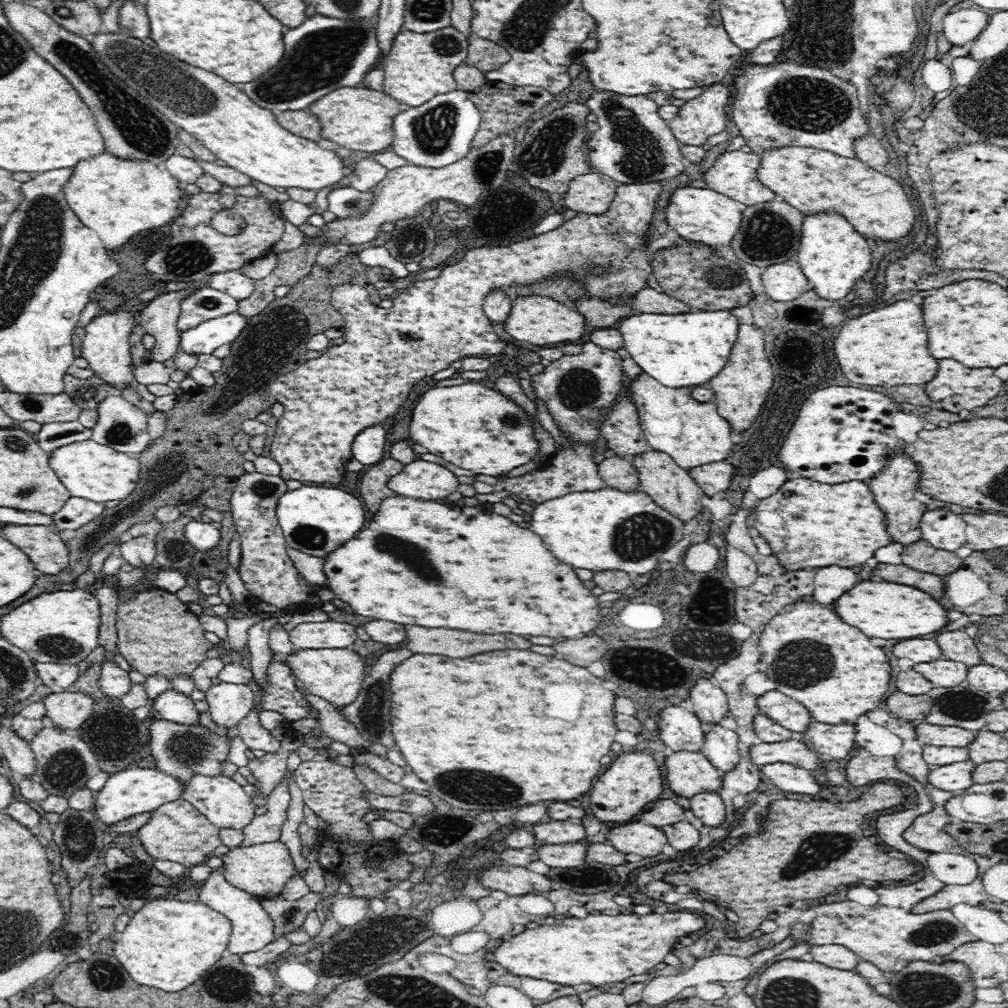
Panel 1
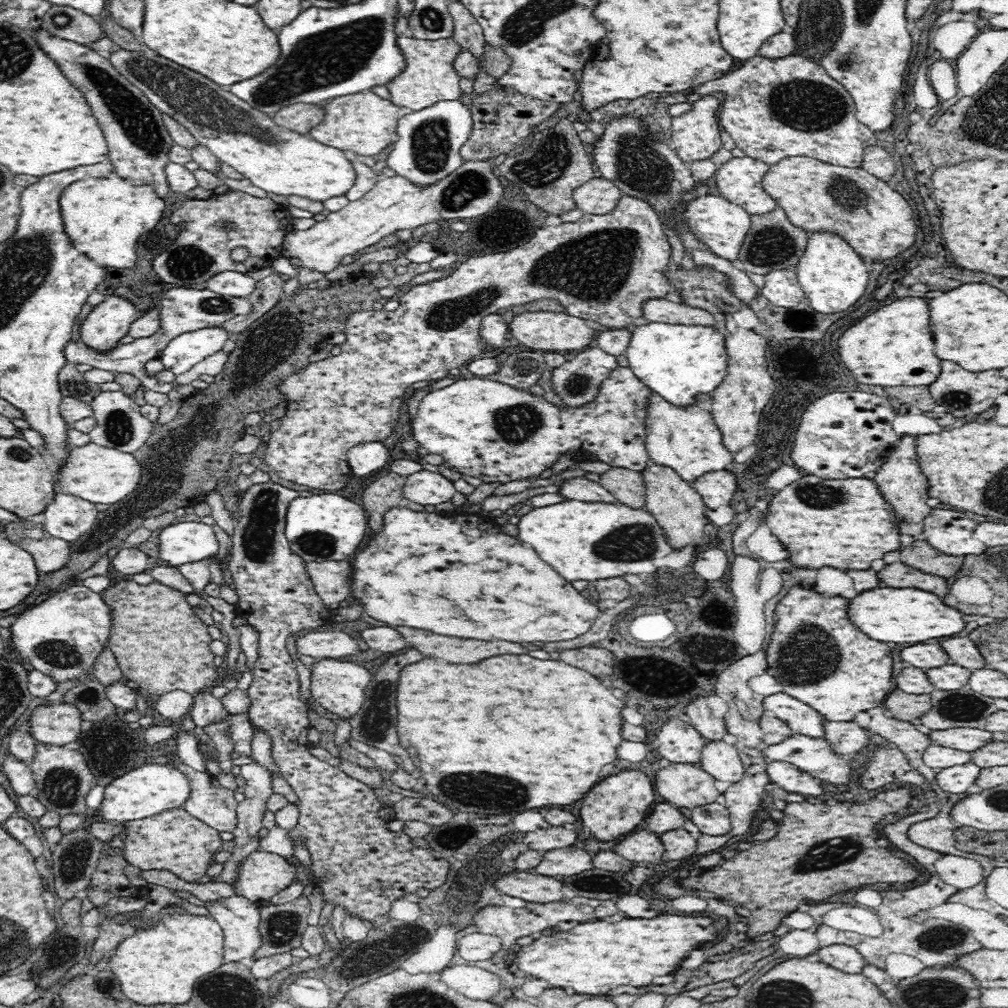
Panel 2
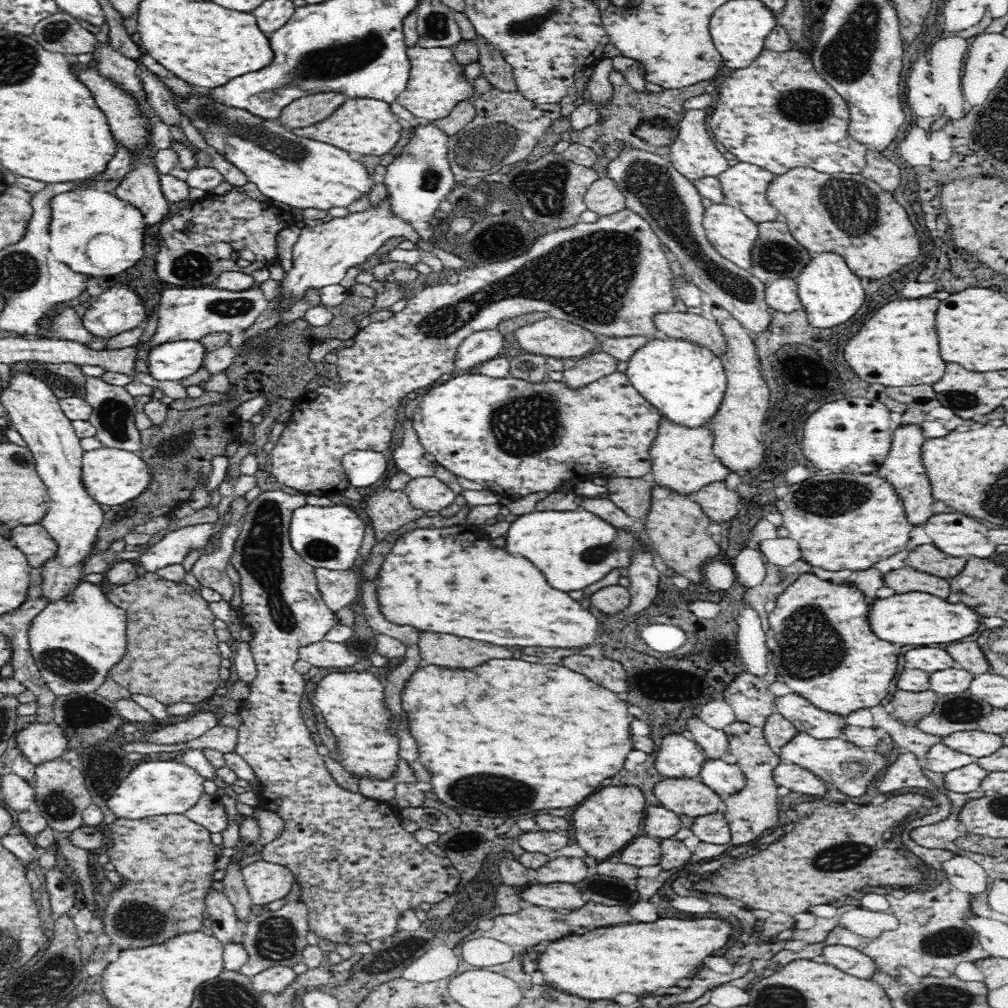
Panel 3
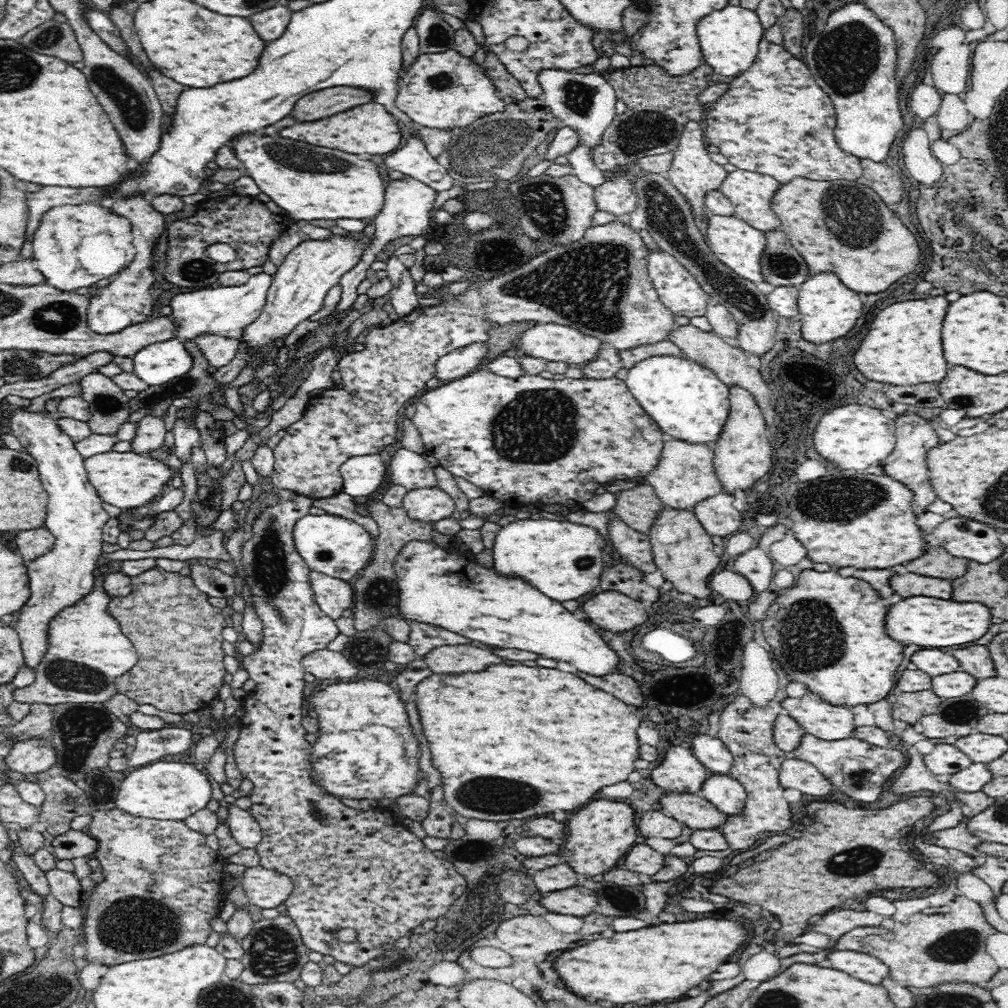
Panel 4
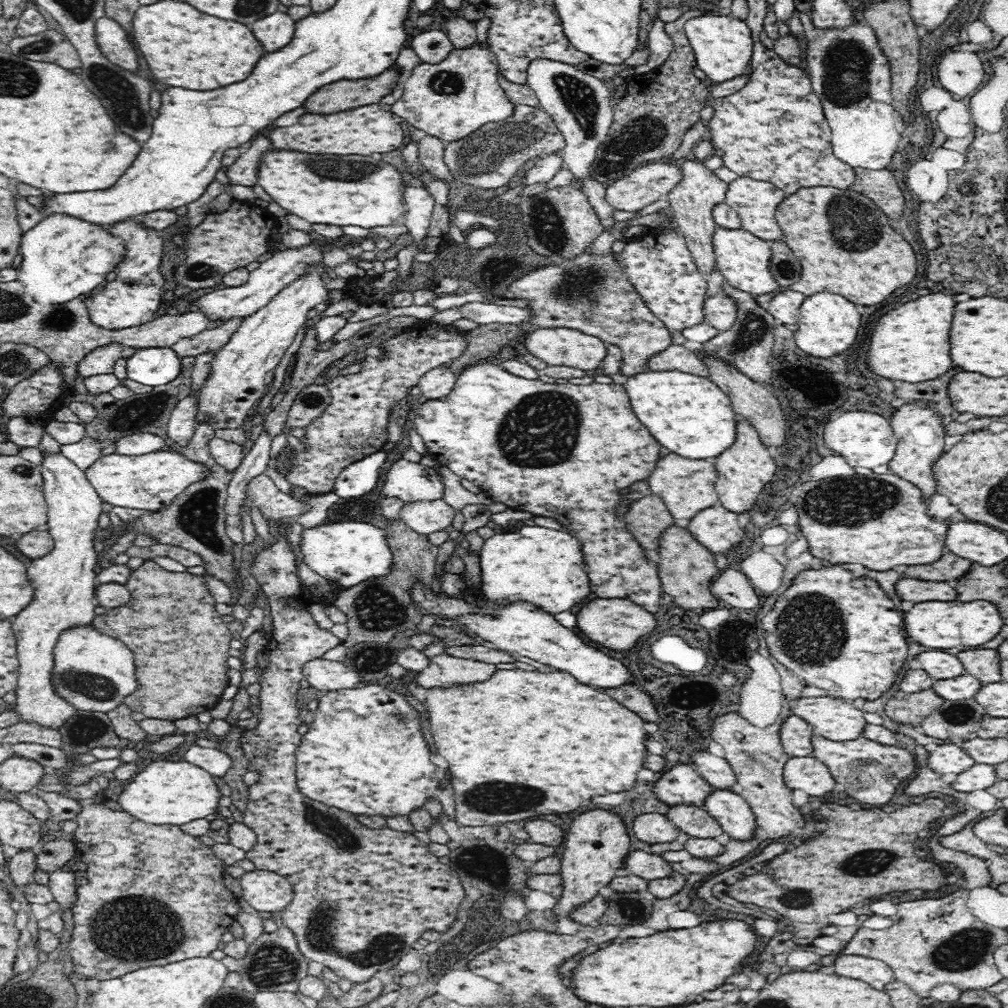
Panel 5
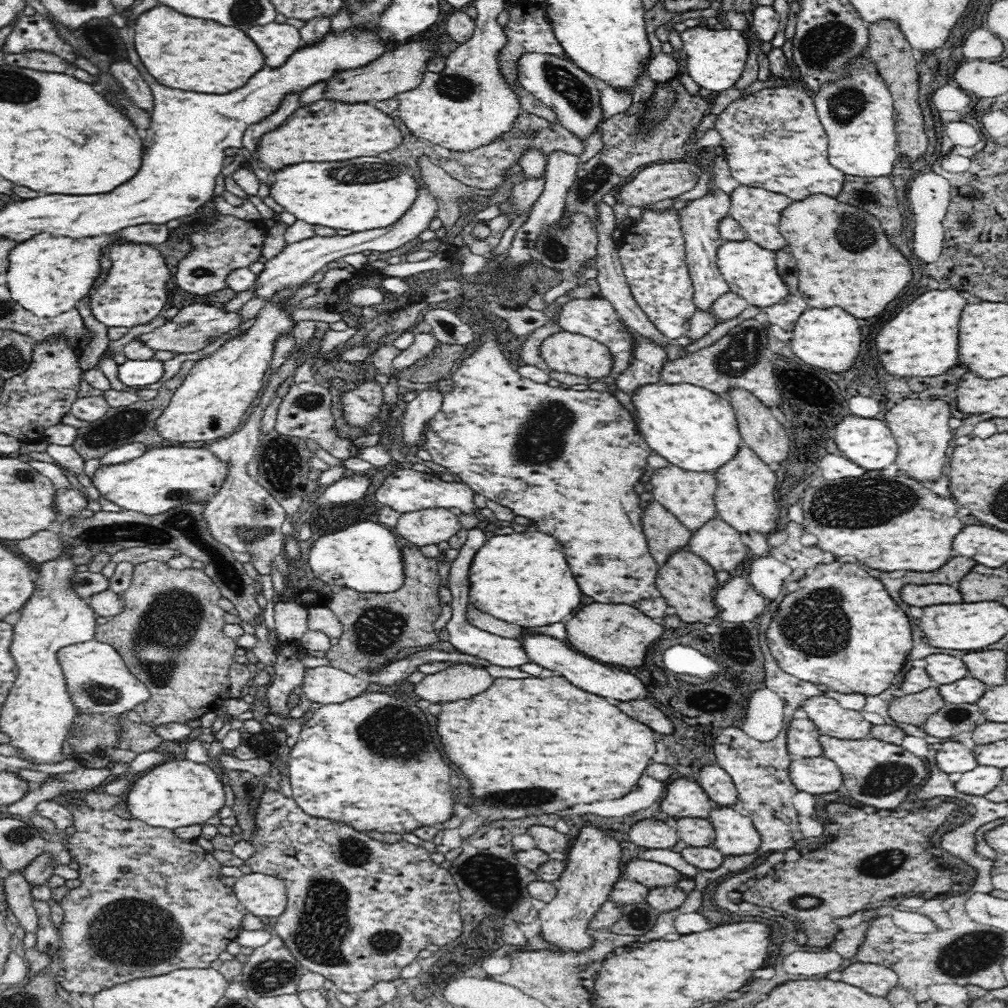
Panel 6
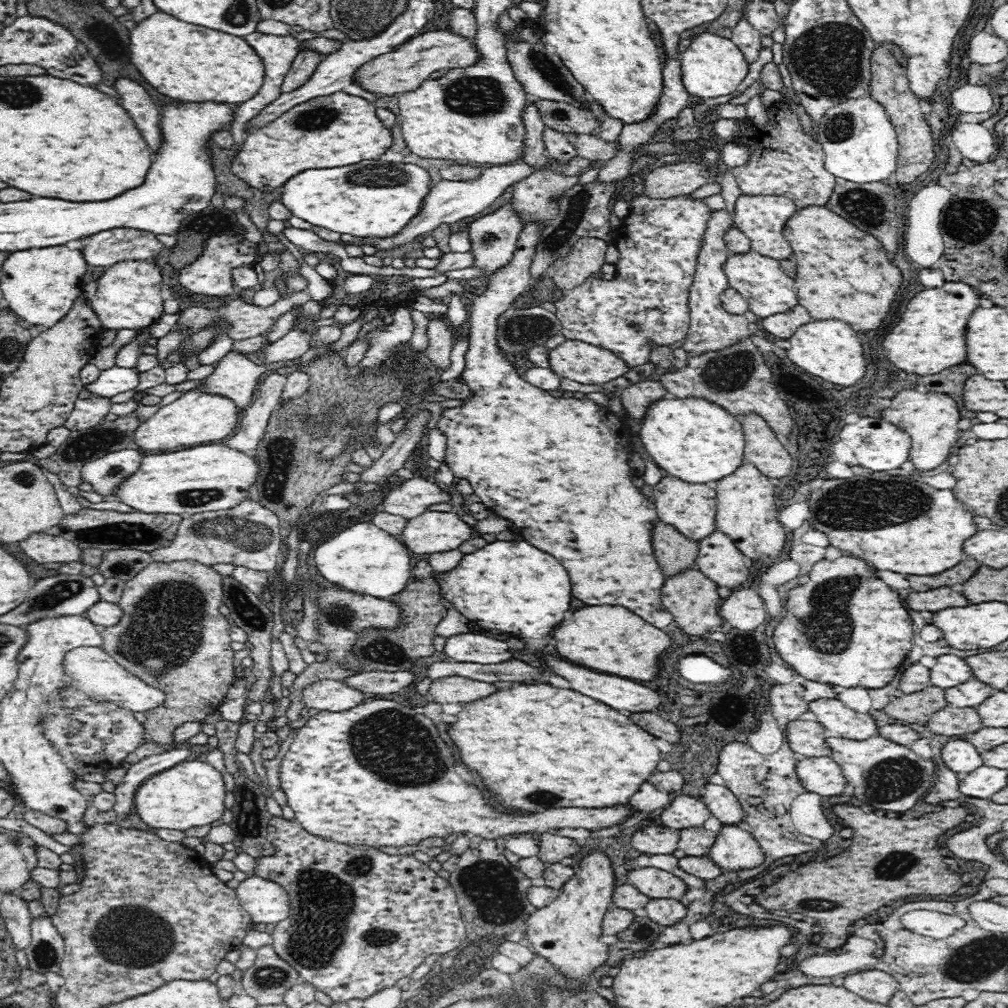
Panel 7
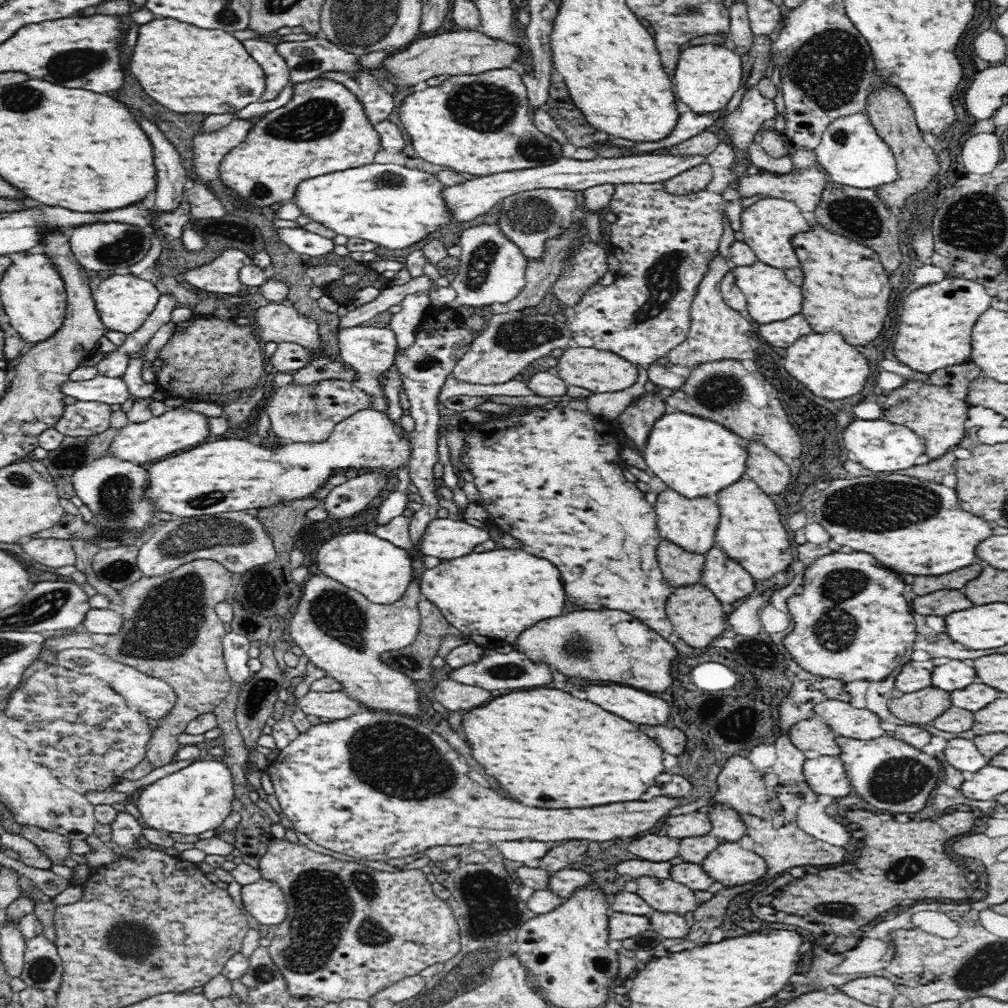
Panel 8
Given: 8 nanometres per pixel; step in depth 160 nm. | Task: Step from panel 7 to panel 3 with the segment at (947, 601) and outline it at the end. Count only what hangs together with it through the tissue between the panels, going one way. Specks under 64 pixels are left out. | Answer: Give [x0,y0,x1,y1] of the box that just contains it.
[884,568,950,598]

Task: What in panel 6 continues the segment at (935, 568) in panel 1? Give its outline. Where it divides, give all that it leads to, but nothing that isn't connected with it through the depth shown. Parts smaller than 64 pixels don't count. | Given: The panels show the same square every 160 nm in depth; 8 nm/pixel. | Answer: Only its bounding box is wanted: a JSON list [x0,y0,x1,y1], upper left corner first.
[904,558,976,584]

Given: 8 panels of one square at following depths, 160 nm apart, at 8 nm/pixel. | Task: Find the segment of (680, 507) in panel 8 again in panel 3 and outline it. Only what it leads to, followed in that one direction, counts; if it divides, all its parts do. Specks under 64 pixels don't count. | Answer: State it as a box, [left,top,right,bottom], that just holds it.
[650,416,729,494]

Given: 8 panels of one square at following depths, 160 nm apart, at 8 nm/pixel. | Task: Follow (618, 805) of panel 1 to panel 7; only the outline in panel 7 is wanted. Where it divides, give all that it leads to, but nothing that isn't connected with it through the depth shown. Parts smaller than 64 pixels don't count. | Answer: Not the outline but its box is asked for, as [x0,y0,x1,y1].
[525,852,614,985]

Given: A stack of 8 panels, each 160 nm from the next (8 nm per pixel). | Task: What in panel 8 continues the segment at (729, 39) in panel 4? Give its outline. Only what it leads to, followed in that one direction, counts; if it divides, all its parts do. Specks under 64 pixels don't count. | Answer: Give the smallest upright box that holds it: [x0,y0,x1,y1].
[672,45,742,113]

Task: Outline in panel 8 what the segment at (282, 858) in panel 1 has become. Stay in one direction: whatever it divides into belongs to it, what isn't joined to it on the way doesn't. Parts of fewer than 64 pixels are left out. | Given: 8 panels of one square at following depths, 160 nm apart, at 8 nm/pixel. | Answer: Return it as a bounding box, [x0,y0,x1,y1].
[241,878,287,926]

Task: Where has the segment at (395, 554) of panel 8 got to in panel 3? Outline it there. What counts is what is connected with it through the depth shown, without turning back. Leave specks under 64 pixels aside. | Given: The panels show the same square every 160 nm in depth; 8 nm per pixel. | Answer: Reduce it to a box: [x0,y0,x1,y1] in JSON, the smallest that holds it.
[289,504,365,570]

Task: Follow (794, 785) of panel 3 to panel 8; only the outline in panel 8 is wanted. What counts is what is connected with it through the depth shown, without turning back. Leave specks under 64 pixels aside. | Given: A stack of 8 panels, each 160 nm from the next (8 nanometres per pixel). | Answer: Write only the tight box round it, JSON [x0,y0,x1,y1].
[802,755,852,798]

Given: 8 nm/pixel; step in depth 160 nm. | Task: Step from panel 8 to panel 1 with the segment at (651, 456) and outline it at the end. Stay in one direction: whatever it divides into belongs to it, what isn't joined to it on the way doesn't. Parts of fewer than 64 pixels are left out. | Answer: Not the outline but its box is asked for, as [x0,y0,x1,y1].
[619,309,740,385]

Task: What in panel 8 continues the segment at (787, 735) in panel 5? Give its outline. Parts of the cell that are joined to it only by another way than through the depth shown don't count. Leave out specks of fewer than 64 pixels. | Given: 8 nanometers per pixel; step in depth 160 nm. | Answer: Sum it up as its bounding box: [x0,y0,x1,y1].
[788,716,840,756]

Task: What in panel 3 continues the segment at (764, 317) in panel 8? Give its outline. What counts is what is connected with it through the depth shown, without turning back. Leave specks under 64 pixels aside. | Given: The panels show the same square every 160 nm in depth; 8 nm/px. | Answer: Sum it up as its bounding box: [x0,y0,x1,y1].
[703,204,758,270]

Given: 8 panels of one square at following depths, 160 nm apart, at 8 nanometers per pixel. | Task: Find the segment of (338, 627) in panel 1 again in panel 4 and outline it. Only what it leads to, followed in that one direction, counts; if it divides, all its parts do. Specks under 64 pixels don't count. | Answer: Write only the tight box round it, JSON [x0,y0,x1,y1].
[302,648,357,683]

